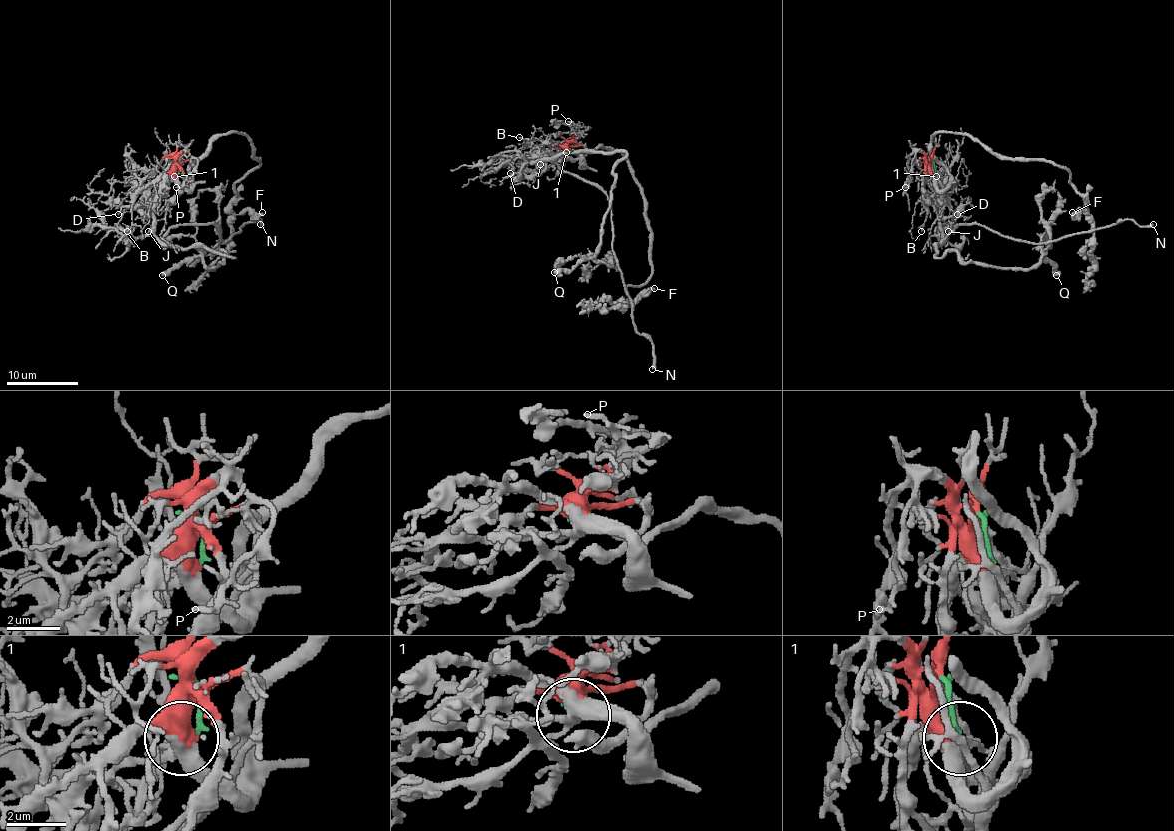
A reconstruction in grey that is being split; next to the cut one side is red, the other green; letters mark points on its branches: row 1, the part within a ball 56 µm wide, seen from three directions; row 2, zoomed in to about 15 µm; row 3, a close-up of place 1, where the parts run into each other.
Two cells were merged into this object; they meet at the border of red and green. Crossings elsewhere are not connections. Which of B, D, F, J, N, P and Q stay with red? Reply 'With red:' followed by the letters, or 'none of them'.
With red: B, F, P

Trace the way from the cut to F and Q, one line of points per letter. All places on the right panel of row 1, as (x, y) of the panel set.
F: (932, 161), (932, 181), (946, 187), (932, 151), (942, 133), (1051, 160), (1087, 214), (1072, 212)
Q: (932, 161), (942, 179), (937, 257), (953, 252), (966, 262), (1011, 268), (1033, 268), (1043, 257), (1056, 275)

